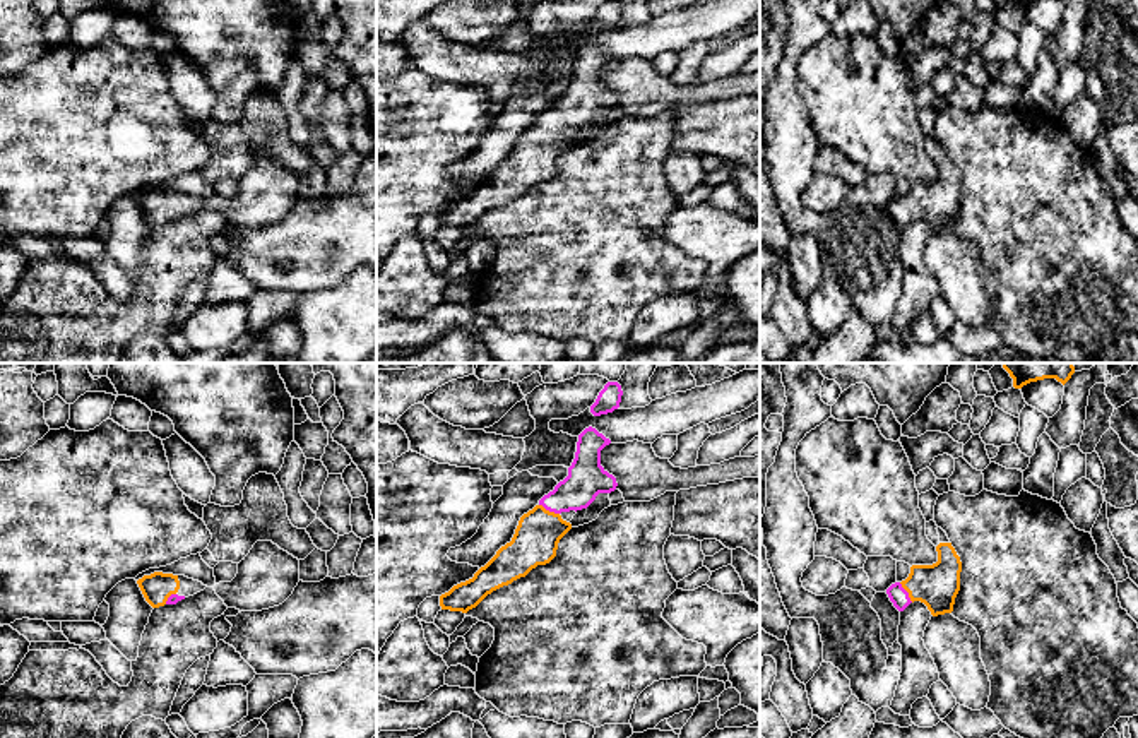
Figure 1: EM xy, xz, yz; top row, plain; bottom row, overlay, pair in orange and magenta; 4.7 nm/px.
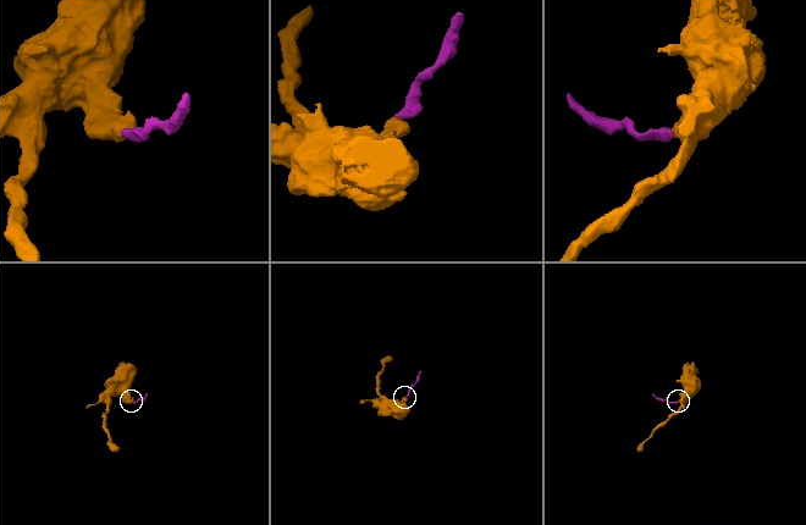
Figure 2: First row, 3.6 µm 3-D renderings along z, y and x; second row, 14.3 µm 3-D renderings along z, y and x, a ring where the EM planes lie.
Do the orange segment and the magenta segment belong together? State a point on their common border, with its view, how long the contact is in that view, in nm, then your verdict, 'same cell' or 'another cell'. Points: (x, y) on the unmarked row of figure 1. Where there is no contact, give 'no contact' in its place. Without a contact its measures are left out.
meets orange in xz at (548, 127); contact 110 nm long; same cell

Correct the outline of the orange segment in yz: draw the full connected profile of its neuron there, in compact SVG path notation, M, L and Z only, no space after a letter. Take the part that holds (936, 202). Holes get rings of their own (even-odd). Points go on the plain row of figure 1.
M939 159L936 168L936 180L912 182L905 197L886 205L898 228L904 228L914 217L924 219L933 233L953 228L960 207L962 178L951 159Z

